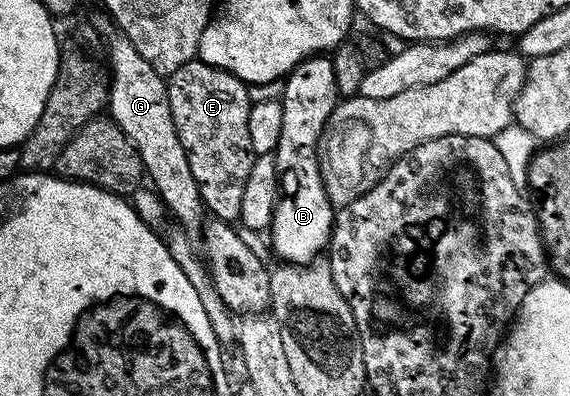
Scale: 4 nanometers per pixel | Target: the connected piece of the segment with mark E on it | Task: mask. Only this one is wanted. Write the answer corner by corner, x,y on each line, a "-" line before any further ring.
195,59
169,74
166,90
168,107
172,107
172,123
176,123
176,135
184,143
188,167
192,167
192,179
196,179
207,214
219,221
237,222
244,183
248,183
248,171
252,171
256,156
248,135
248,111
252,102
246,82
220,67

